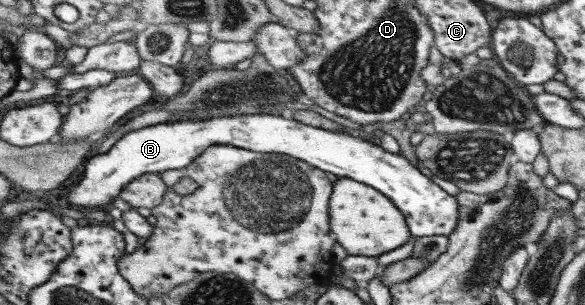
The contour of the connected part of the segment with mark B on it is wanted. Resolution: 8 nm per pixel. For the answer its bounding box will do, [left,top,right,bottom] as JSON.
[66,114,460,237]

